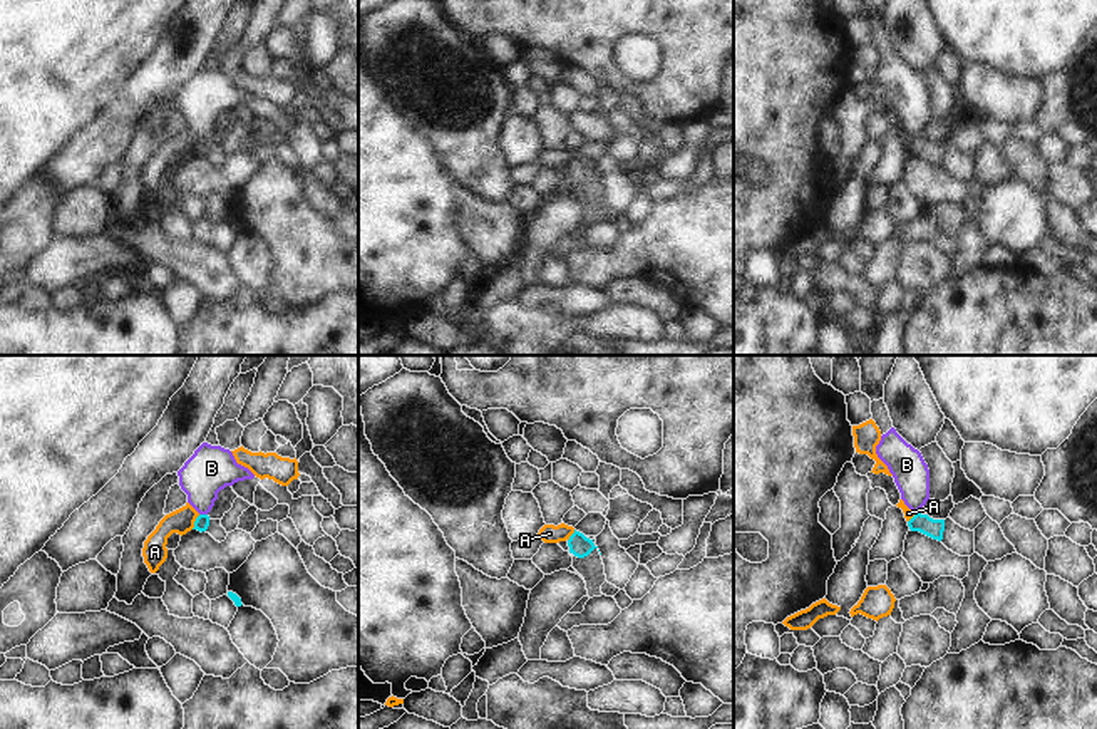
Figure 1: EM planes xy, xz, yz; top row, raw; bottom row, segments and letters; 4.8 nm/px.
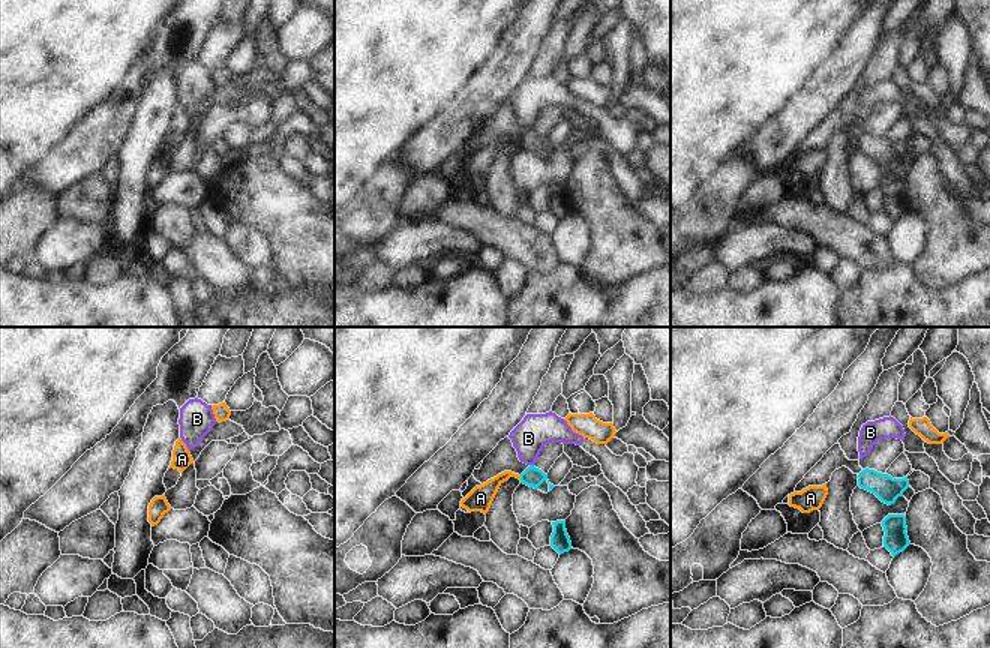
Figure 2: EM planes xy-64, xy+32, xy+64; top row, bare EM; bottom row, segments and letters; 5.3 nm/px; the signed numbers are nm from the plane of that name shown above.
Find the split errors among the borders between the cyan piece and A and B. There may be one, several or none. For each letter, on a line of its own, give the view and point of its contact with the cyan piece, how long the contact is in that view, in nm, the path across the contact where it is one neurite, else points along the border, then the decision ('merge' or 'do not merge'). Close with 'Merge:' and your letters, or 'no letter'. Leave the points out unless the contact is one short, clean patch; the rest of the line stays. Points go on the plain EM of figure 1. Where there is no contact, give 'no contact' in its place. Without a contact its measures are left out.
A: xy (195, 146) | 80 nm | along xy (200, 139), (191, 153) | do not merge
B: xy (203, 139) | 40 nm | across xy (201, 148), (203, 139), (203, 101), (211, 93) | merge
Merge: B

